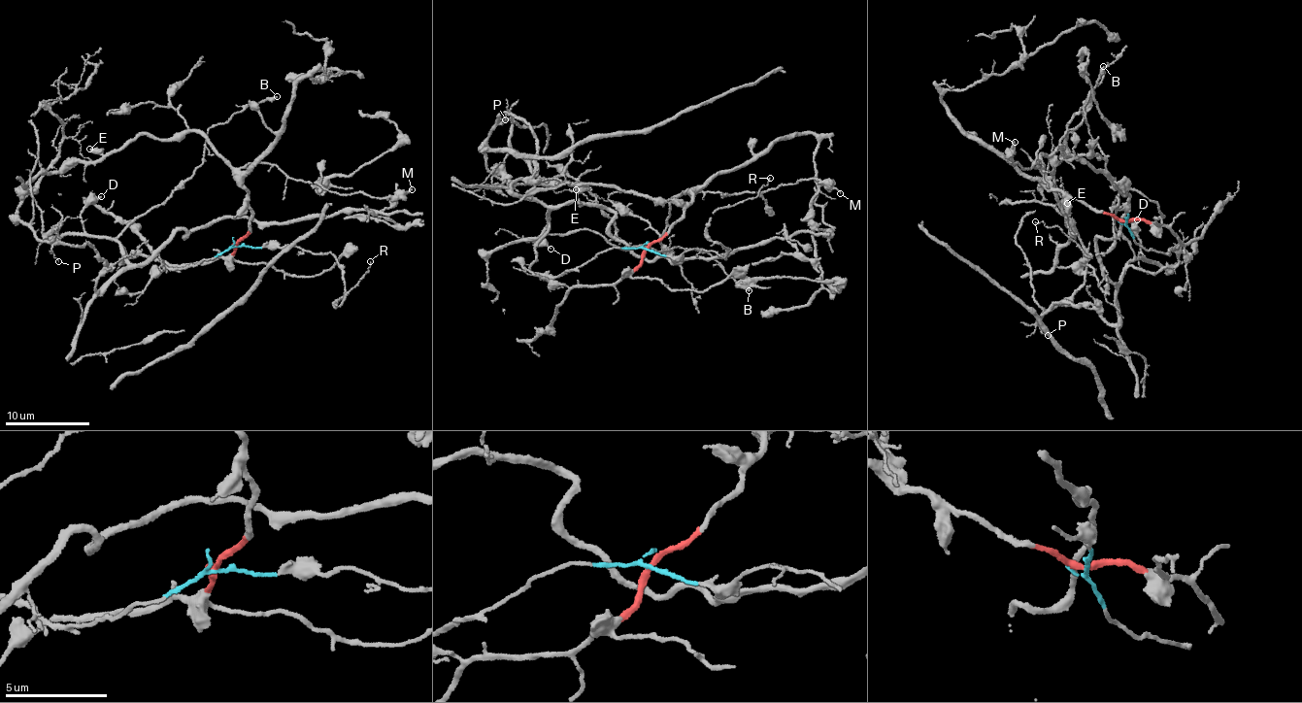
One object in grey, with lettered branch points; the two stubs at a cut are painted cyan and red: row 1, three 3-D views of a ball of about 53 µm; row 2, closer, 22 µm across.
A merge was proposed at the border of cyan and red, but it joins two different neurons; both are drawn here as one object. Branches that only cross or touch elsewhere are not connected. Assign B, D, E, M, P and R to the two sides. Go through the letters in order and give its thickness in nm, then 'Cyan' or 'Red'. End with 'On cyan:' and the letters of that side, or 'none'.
B: Thickness 300 nm. Cyan
D: Thickness 260 nm. Cyan
E: Thickness 420 nm. Red
M: Thickness 160 nm. Red
P: Thickness 90 nm. Cyan
R: Thickness 100 nm. Cyan
On cyan: B, D, P, R

